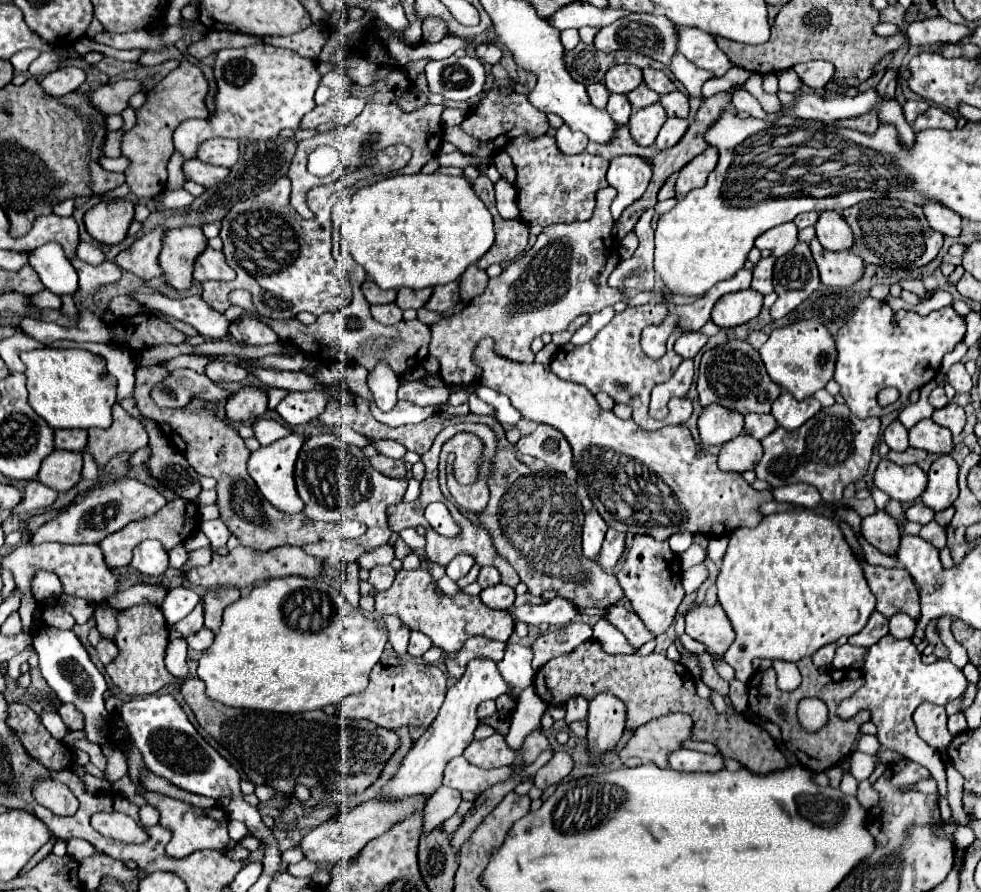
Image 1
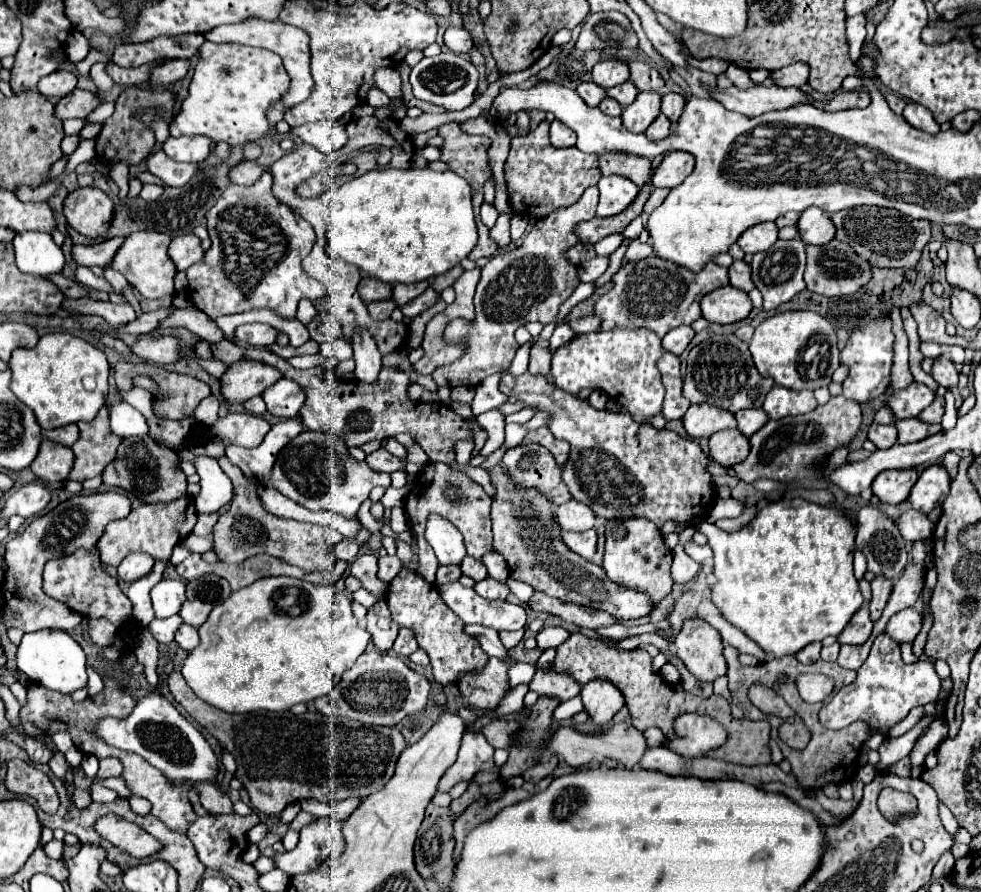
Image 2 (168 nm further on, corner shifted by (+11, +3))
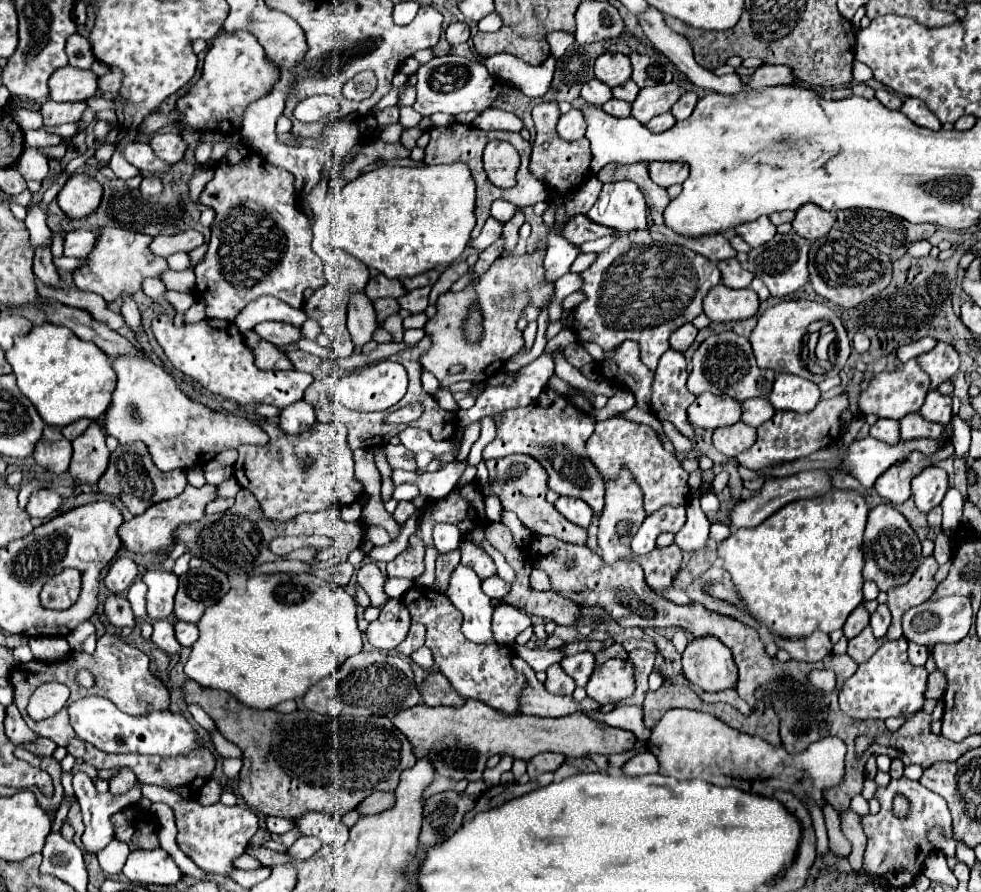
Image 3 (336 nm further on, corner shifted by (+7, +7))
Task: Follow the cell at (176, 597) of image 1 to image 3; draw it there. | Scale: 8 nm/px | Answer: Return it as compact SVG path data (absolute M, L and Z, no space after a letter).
M147 571L143 575L143 581L145 585L149 587L147 591L147 613L153 621L157 619L167 619L171 613L173 613L173 599L175 599L175 593L177 593L177 585L179 585L179 579L175 573L171 571Z

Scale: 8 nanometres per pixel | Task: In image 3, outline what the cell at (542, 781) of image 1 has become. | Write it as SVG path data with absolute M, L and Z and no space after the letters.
M539 753L537 757L533 757L527 763L527 775L537 777L541 773L555 771L563 763L563 759L565 759L565 755L561 755L561 753Z

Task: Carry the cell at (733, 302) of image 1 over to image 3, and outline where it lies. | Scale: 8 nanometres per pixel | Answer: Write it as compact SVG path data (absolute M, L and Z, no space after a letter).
M715 285L703 301L705 315L717 323L749 319L757 309L759 297L753 289L729 289L727 285Z

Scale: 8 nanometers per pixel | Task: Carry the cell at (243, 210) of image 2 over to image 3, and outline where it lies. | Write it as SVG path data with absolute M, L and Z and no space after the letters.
M205 133L205 141L227 141L229 155L225 155L217 167L215 177L205 185L203 193L199 195L199 203L205 207L215 209L215 221L211 225L211 241L203 261L195 267L197 283L195 289L201 295L201 303L205 303L205 313L209 319L223 319L233 321L237 313L253 299L261 295L273 295L295 309L303 307L303 291L305 289L321 289L327 283L323 275L323 263L313 253L311 241L311 221L305 213L297 209L295 193L293 193L293 175L281 167L269 165L261 161L257 153L241 141L239 133L221 135L221 133Z

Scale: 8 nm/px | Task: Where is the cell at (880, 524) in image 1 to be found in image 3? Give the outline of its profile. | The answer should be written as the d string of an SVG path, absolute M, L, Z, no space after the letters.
M885 503L877 505L869 511L863 551L865 551L863 577L875 581L881 591L907 583L921 563L921 543L919 543L915 531L911 529L907 519L897 509L893 509L891 505L885 505Z

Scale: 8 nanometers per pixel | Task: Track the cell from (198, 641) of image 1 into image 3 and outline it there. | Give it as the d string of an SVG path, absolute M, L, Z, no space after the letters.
M177 621L175 623L175 637L181 645L185 647L193 647L193 643L199 639L199 629L193 623L187 621Z

